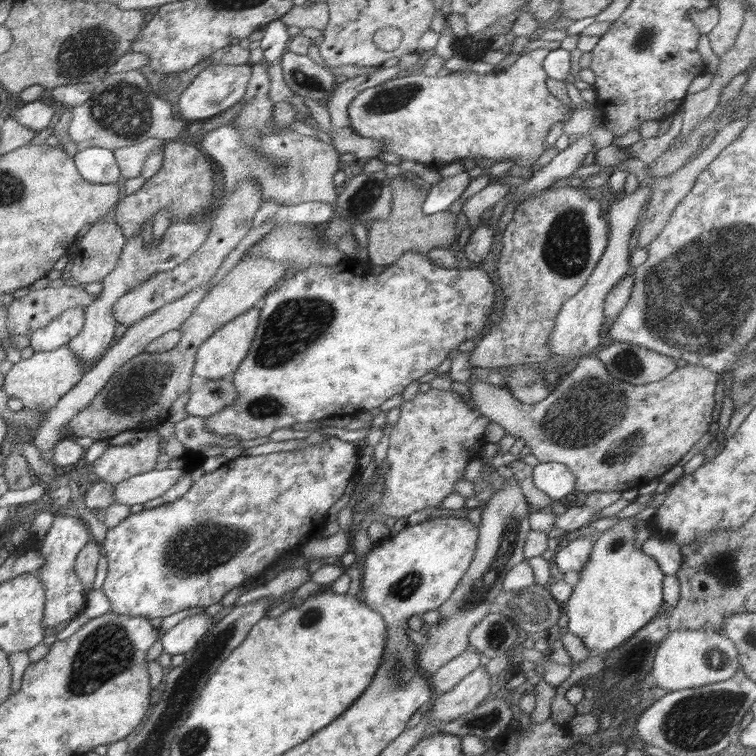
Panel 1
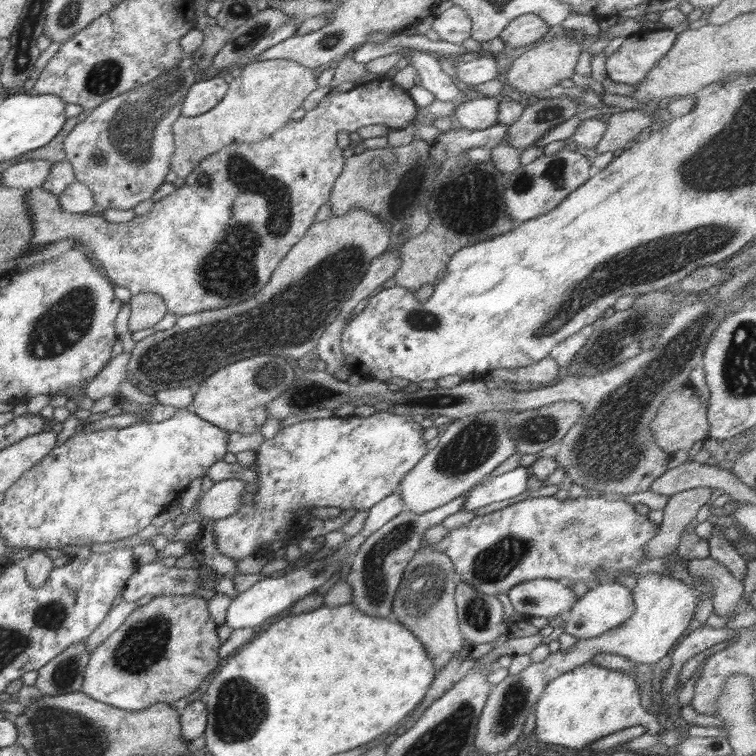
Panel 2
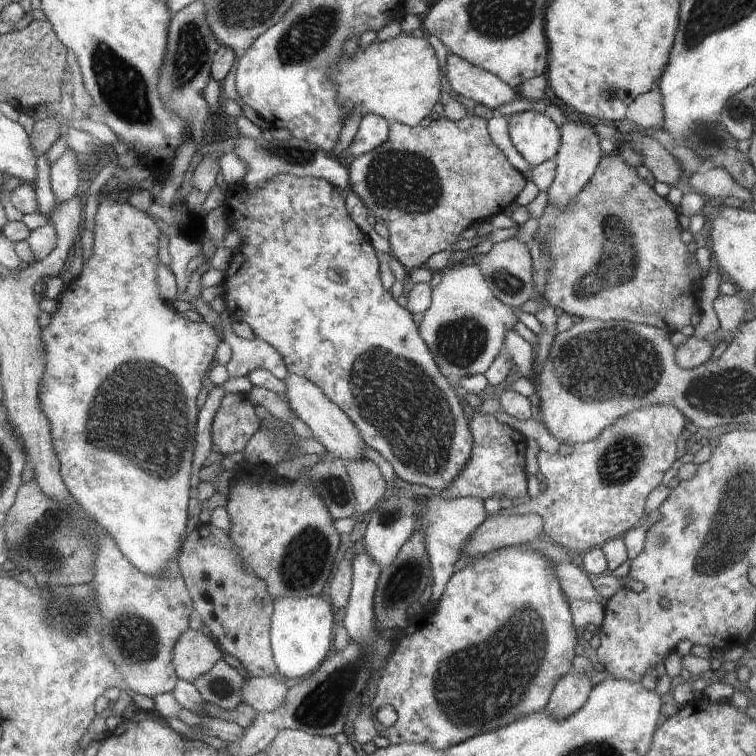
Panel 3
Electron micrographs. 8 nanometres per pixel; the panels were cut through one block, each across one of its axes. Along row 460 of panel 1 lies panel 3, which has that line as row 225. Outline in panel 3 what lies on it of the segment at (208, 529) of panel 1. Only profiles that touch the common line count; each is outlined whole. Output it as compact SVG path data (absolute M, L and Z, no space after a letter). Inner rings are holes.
M278 174L270 180L266 180L256 192L244 196L240 202L238 198L230 200L227 196L227 222L234 226L242 236L240 248L234 250L234 256L230 260L230 266L225 271L225 279L222 285L225 287L223 300L230 311L233 321L246 322L254 331L257 338L272 345L284 361L289 372L309 379L316 384L348 418L356 424L360 438L372 447L380 456L394 468L397 478L430 489L446 490L454 478L462 472L466 462L470 460L470 452L474 446L474 436L470 432L470 424L465 414L466 407L458 397L448 378L438 370L434 356L430 354L426 342L418 334L418 324L412 319L412 314L404 307L402 300L394 300L389 292L383 288L379 272L377 250L372 246L369 237L350 218L346 209L342 192L326 180L316 178L292 176L292 174Z

